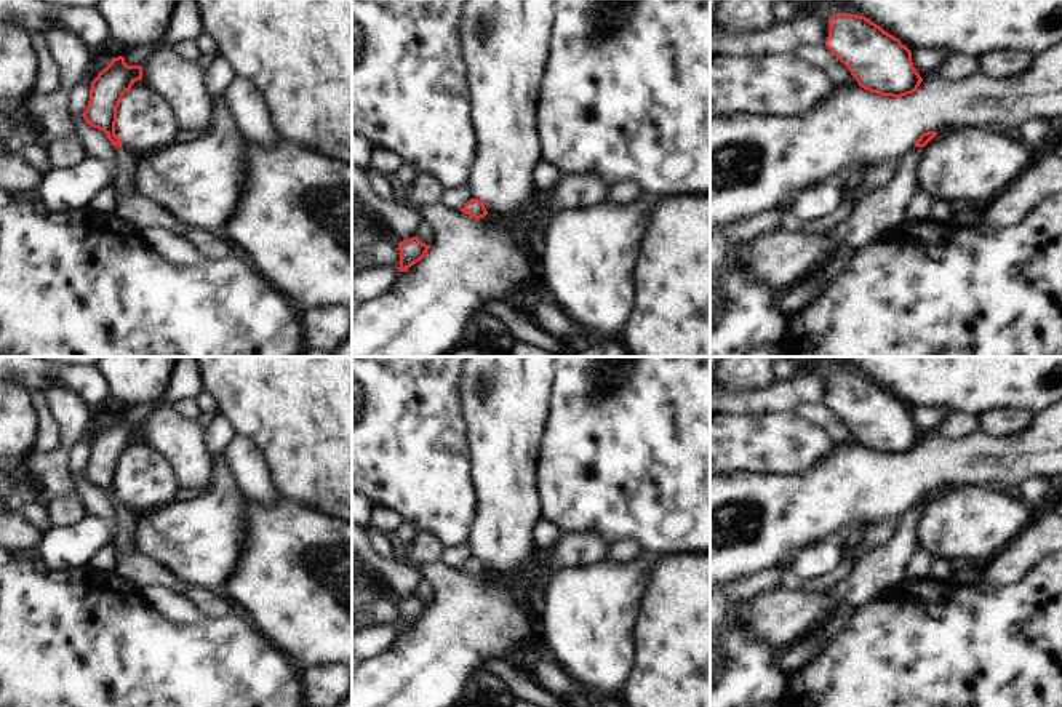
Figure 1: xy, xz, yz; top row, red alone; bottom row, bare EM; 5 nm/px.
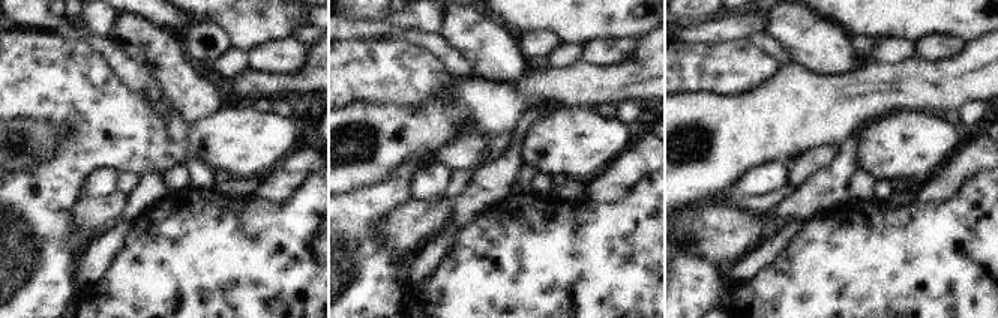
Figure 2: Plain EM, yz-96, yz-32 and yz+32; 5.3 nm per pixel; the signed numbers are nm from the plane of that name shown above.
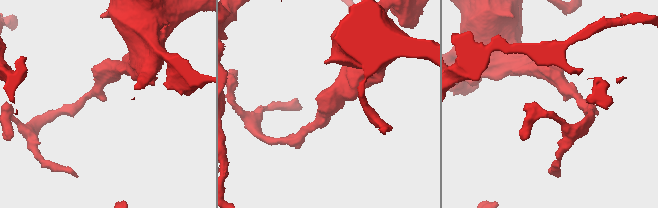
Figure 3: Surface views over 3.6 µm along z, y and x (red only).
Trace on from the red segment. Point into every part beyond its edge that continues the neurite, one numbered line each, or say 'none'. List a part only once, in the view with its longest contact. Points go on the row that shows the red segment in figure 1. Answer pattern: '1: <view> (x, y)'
1: yz (880, 211)

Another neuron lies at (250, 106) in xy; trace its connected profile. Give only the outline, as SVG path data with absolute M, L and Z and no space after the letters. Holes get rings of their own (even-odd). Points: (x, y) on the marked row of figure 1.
M238 77L226 96L250 142L267 149L278 146L283 136L273 122L267 98L254 82Z

